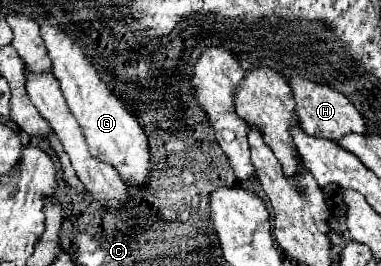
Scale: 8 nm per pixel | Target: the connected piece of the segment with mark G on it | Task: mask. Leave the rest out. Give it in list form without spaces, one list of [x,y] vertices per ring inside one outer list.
[[[41,22],[41,38],[49,50],[53,74],[59,80],[69,110],[77,118],[83,136],[87,138],[91,154],[95,154],[95,158],[99,158],[101,162],[115,166],[123,182],[131,188],[145,188],[151,180],[151,150],[145,130],[139,126],[135,116],[127,108],[123,108],[123,104],[109,92],[91,62],[83,56],[81,48],[67,34]]]

